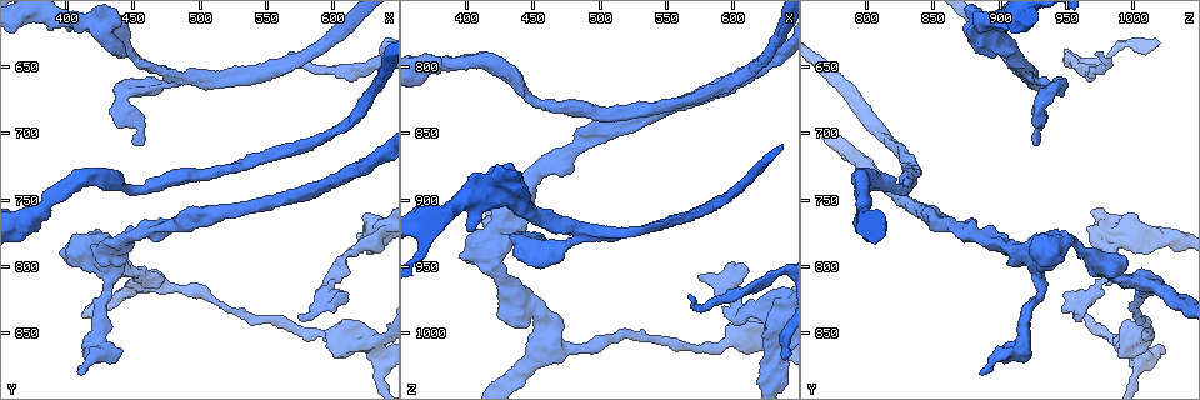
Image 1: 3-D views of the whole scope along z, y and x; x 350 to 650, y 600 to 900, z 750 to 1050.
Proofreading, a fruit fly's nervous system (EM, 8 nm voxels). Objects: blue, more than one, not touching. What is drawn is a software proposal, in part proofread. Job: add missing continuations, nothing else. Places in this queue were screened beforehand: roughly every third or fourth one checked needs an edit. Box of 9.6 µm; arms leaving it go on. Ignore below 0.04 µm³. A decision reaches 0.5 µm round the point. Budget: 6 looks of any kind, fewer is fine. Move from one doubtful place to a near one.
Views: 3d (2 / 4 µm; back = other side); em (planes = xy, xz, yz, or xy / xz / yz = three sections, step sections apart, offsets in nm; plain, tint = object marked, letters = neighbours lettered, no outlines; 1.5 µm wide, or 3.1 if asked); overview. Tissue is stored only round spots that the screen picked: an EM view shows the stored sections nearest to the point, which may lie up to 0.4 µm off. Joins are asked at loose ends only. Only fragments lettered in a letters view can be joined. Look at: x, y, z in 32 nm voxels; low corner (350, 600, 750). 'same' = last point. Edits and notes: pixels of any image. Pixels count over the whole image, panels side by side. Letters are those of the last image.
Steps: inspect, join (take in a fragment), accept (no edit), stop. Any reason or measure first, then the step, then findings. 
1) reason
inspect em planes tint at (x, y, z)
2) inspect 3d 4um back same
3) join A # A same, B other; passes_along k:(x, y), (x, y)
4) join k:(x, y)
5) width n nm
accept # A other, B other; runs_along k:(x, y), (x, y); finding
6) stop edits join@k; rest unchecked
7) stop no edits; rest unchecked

free end
inspect 3d 2um at (636, 638, 1014)

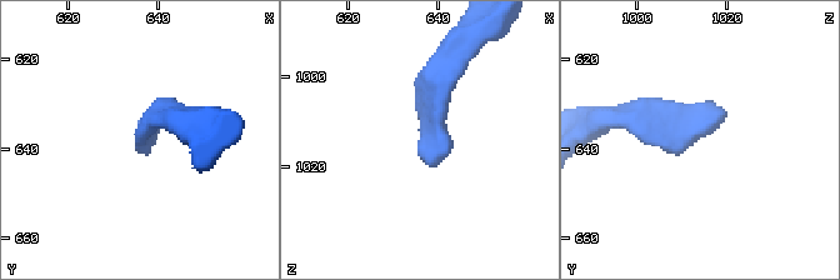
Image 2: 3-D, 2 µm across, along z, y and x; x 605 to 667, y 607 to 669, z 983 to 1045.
need the tissue
inspect em yz step 4 letters at (636, 635, 1016)

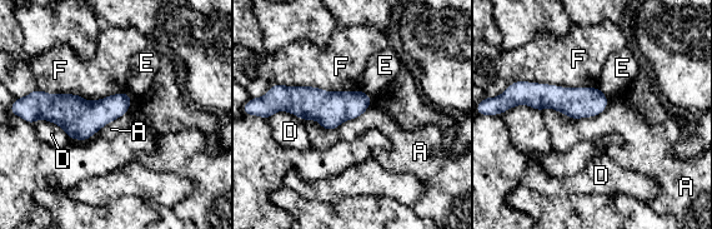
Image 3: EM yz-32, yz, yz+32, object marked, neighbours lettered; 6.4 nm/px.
inspect em planes letters same

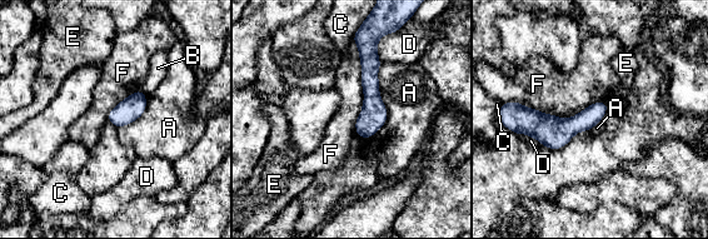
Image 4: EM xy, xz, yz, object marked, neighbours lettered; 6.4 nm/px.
width 140 nm
accept # A other, B other, C other, D other, E other, F other; border 4:(507, 101), (562, 118), (608, 103); none of them fits

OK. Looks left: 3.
long arm stops here
inspect 3d 4um at (568, 640, 972)

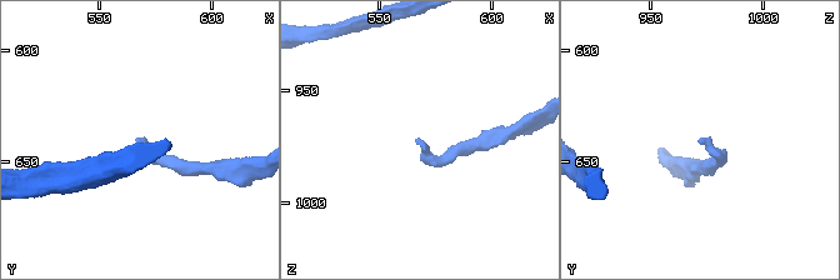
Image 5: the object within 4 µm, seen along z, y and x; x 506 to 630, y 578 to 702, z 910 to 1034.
need the tissue
inspect em planes tint at (566, 640, 972)

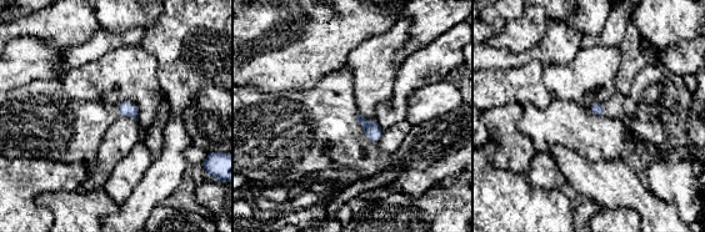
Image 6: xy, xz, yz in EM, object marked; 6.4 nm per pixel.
see the neighbours
inspect em planes letters same

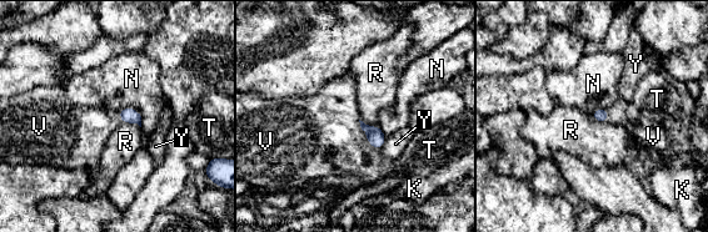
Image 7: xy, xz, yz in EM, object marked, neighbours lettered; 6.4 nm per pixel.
join V # K other, N other, R other, T other, V same, Y other; passes_along 7:(375, 136), (367, 137), (328, 140); it goes on there

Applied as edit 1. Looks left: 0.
stop edits join@7; rest unchecked

